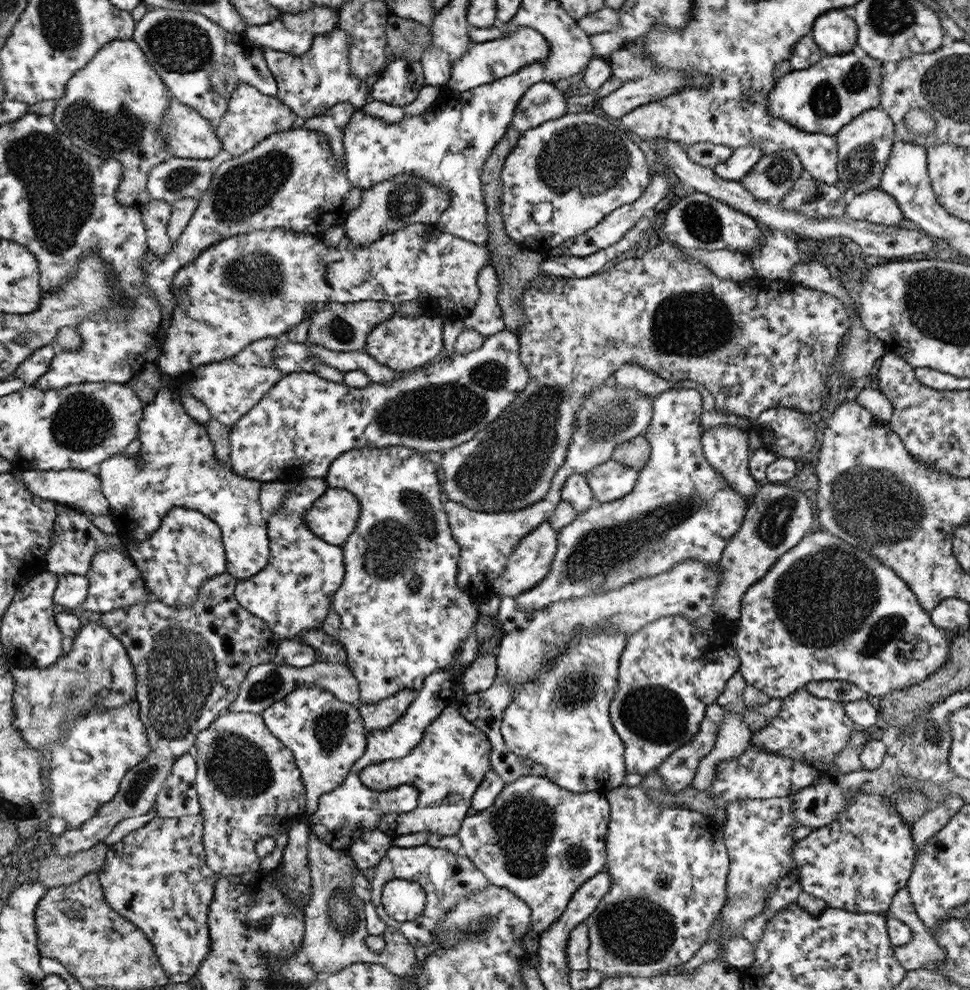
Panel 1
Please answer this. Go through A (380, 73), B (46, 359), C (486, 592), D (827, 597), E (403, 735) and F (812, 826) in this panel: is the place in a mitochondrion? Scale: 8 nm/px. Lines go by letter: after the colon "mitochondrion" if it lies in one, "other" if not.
A: other
B: other
C: other
D: mitochondrion
E: other
F: other

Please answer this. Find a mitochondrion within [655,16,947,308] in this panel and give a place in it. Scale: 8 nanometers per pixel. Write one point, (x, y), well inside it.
(826, 100)

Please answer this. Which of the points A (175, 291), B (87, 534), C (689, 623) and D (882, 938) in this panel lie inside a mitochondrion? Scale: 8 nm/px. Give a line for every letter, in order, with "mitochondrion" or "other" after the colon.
A: other
B: other
C: other
D: other

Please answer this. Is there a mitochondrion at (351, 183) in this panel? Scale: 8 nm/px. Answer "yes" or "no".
no

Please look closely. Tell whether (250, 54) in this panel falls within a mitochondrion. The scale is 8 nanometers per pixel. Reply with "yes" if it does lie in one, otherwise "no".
no

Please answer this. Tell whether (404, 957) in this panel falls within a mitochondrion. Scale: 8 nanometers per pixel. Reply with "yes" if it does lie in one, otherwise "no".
no

